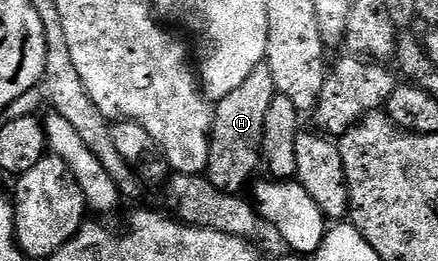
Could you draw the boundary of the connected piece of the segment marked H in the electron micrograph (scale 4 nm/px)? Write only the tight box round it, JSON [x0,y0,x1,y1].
[204,64,275,195]

